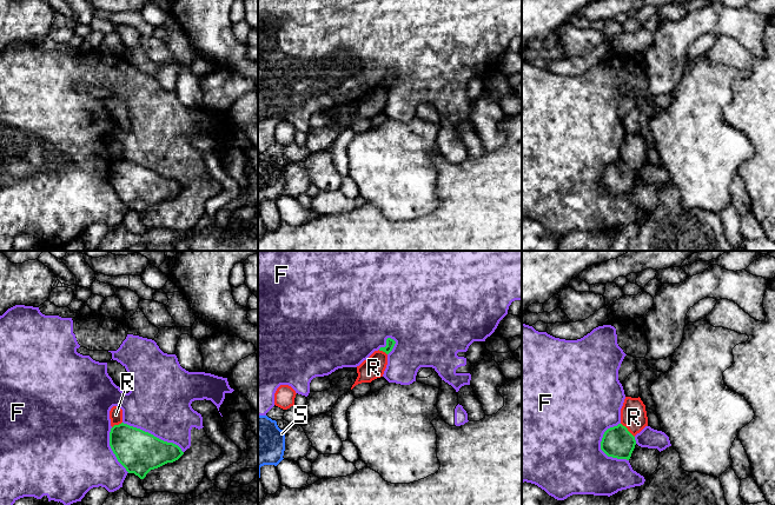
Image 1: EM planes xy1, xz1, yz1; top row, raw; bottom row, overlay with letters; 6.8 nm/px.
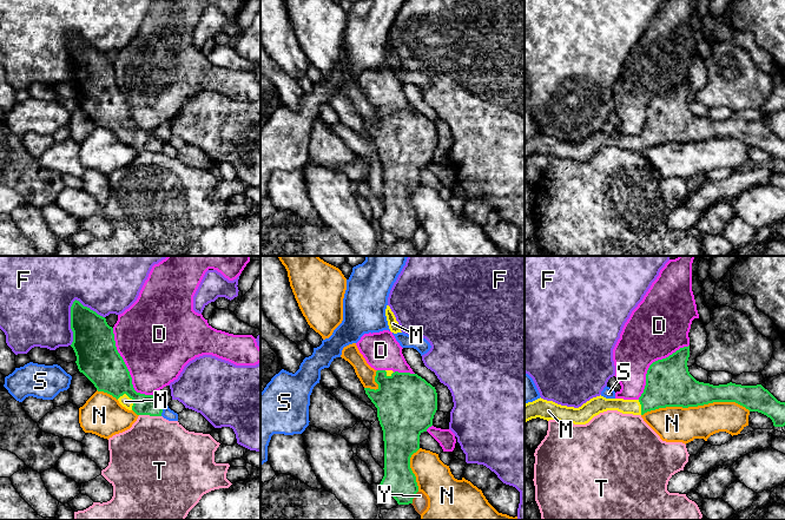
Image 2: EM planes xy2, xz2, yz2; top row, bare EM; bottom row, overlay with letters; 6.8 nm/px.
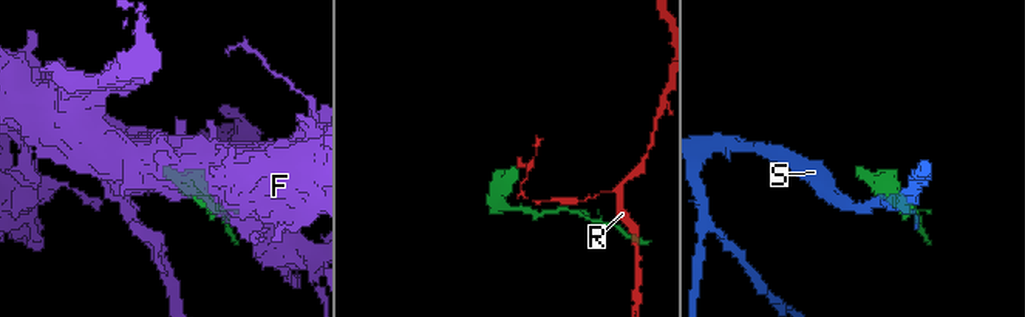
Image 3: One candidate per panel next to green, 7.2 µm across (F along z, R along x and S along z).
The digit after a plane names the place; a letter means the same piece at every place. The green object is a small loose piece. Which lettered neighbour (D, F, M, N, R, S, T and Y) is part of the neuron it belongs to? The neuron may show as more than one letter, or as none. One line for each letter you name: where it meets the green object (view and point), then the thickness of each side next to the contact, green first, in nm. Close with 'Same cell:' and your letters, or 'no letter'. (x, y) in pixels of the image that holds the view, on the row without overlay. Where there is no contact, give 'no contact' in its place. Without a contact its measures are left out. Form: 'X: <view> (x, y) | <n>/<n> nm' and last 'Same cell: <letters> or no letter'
M: xy2 (130, 133) | 260/80 nm
Same cell: M

